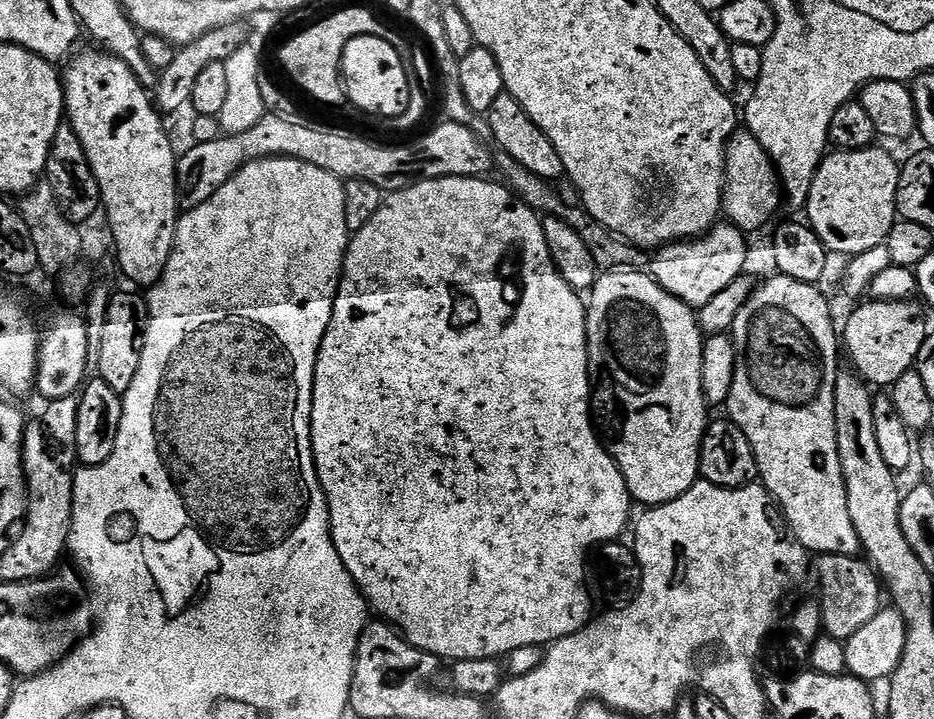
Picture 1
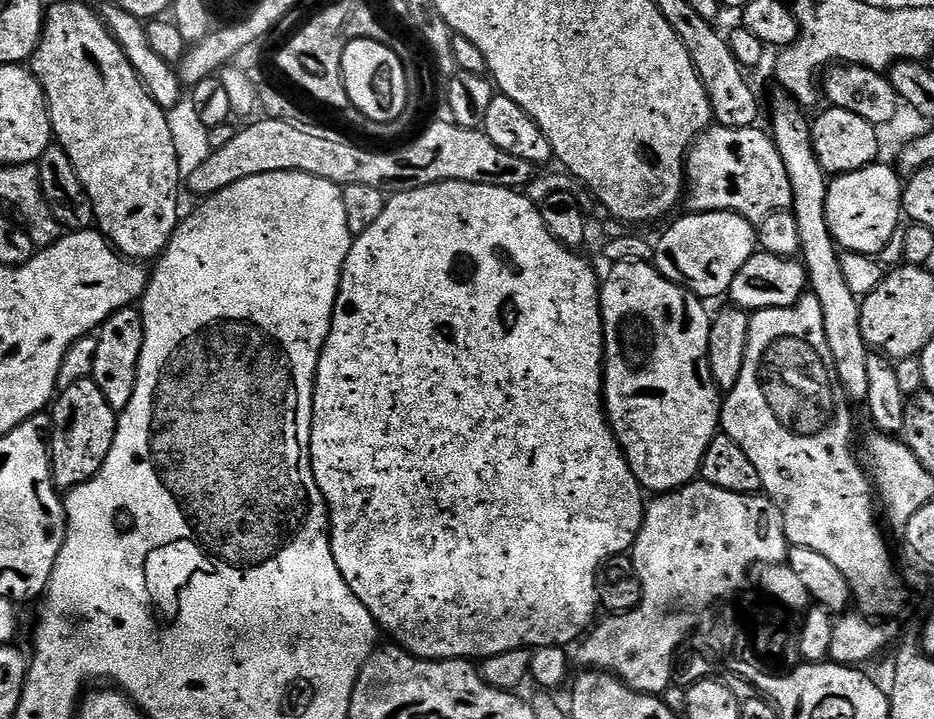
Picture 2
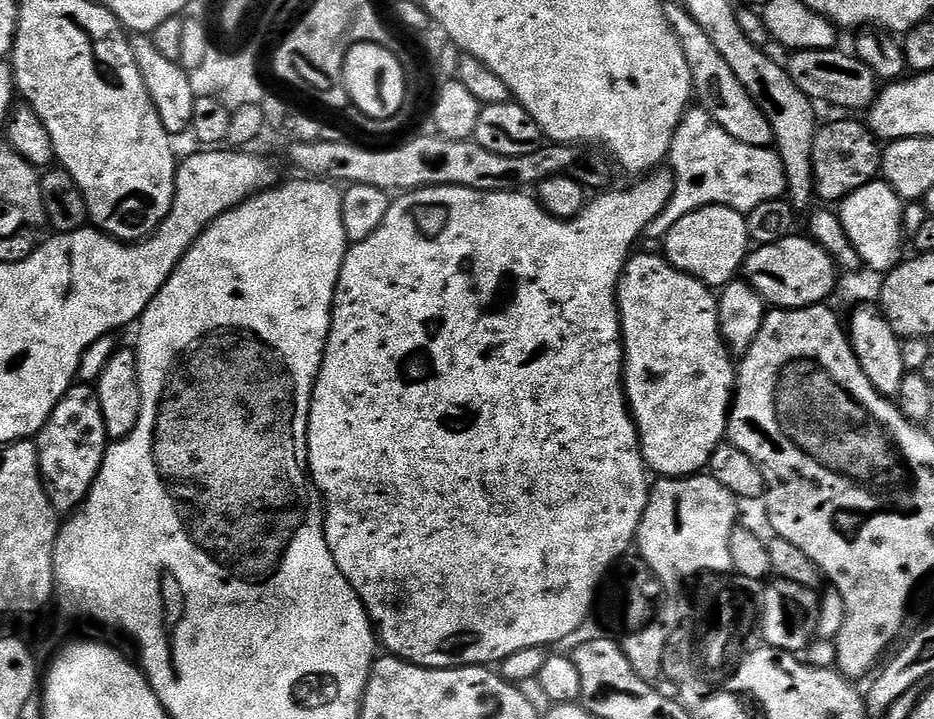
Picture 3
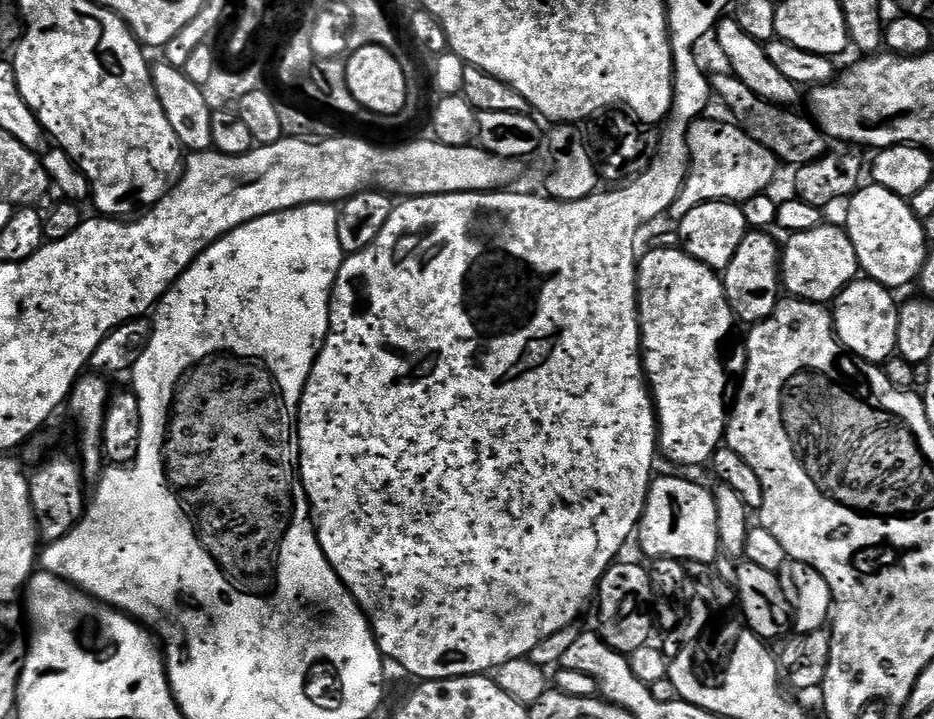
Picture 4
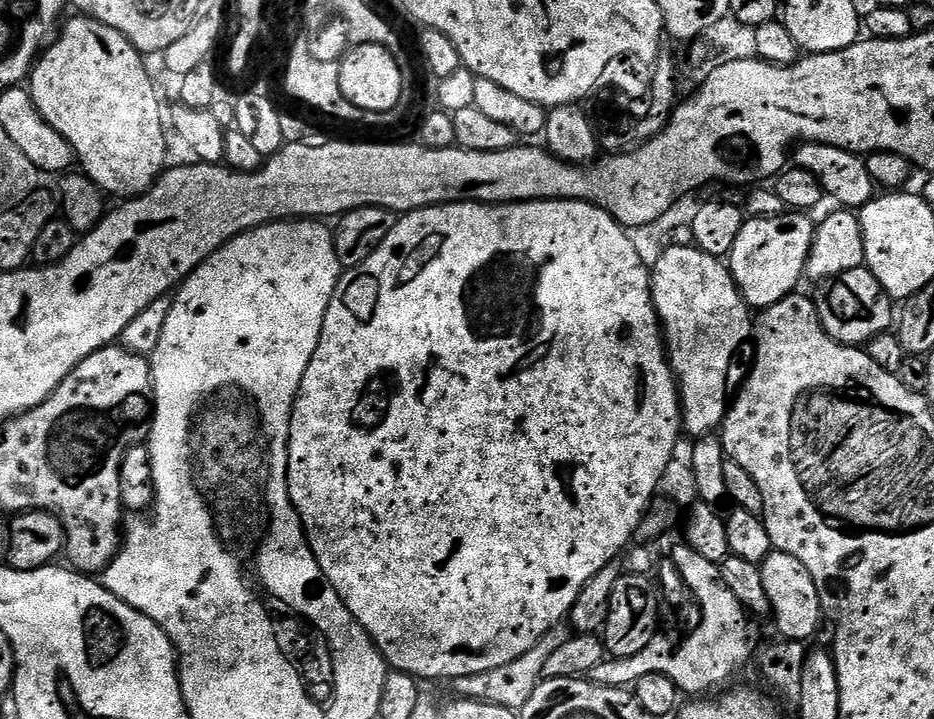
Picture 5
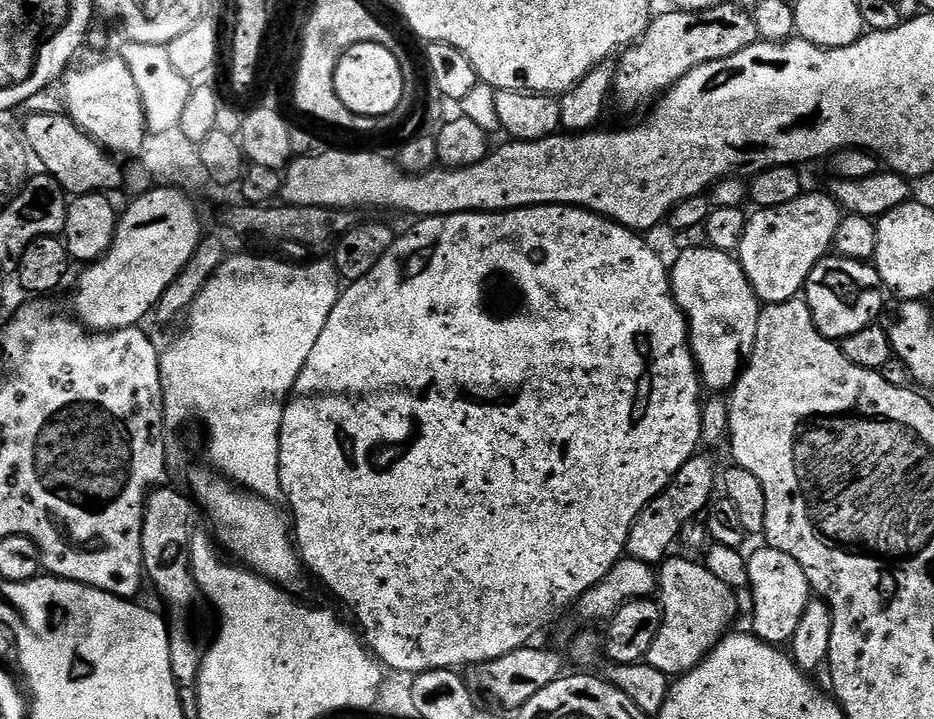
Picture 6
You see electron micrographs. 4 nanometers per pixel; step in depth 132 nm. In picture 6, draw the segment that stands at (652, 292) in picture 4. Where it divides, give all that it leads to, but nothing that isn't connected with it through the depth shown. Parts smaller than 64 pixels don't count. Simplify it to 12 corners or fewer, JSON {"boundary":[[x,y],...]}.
{"boundary":[[685,247],[670,270],[701,385],[727,393],[762,302],[739,259]]}

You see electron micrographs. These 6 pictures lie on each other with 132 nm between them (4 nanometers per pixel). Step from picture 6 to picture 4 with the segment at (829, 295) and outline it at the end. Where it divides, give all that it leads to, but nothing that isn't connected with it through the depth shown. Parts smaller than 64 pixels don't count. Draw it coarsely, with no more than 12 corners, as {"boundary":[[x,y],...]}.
{"boundary":[[867,278],[831,305],[836,339],[881,366],[897,355],[900,304]]}

